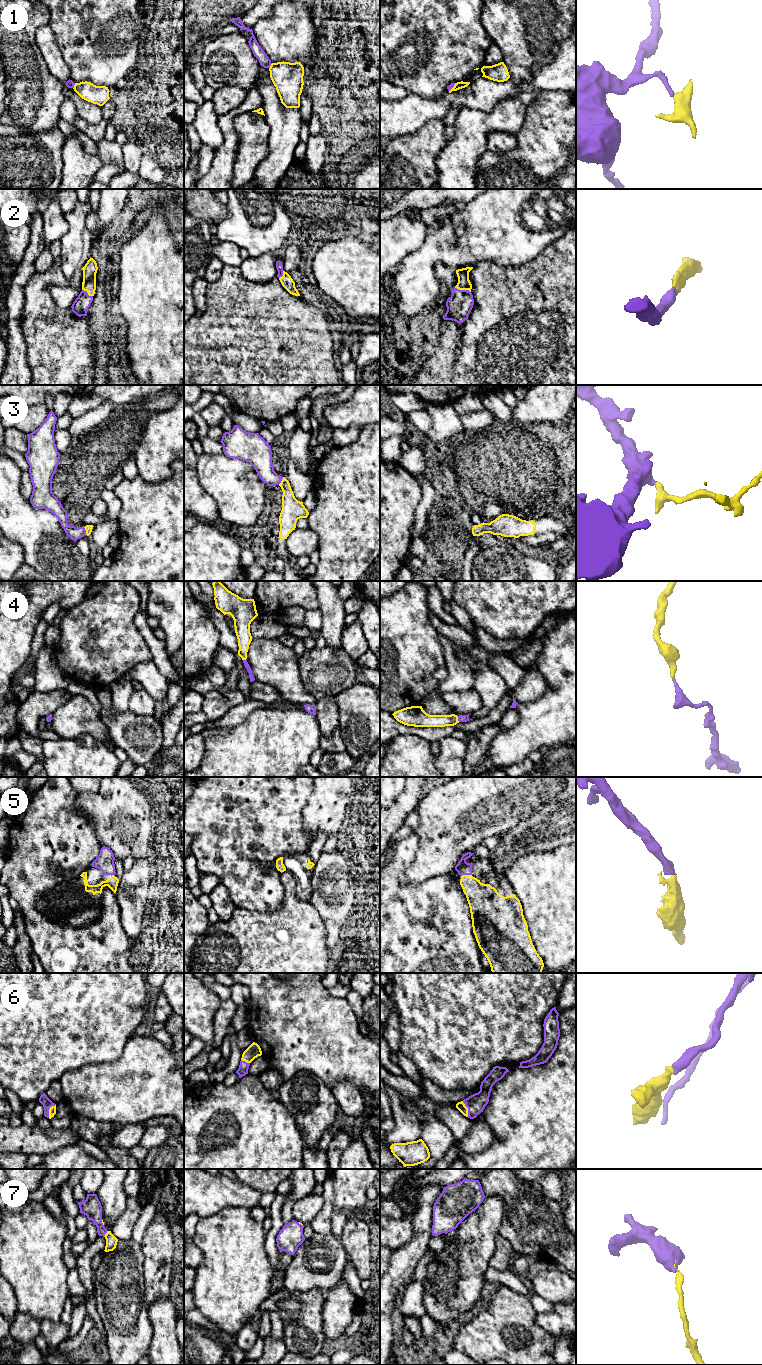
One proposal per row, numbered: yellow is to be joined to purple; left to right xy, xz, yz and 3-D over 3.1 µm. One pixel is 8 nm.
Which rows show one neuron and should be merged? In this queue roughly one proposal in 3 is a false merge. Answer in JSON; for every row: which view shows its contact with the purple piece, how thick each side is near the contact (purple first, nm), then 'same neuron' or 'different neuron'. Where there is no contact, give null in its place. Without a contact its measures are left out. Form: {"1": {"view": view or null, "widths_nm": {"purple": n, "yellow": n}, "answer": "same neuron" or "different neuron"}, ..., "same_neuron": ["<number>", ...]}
{"1": {"view": "xz", "widths_nm": {"purple": 90, "yellow": 240}, "answer": "different neuron"}, "2": {"view": "yz", "widths_nm": {"purple": 200, "yellow": 100}, "answer": "same neuron"}, "3": {"view": "xy", "widths_nm": {"purple": 110, "yellow": 60}, "answer": "same neuron"}, "4": {"view": "yz", "widths_nm": {"purple": 60, "yellow": 100}, "answer": "same neuron"}, "5": {"view": "yz", "widths_nm": {"purple": 110, "yellow": 260}, "answer": "same neuron"}, "6": {"view": "xy", "widths_nm": {"purple": 80, "yellow": 60}, "answer": "same neuron"}, "7": {"view": "xy", "widths_nm": {"purple": 160, "yellow": 100}, "answer": "same neuron"}, "same_neuron": ["2", "3", "4", "5", "6", "7"]}

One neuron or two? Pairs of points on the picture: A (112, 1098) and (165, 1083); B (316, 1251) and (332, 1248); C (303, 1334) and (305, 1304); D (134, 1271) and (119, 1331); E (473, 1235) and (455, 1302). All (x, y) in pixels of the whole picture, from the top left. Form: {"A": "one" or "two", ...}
{"A": "one", "B": "one", "C": "one", "D": "one", "E": "one"}

